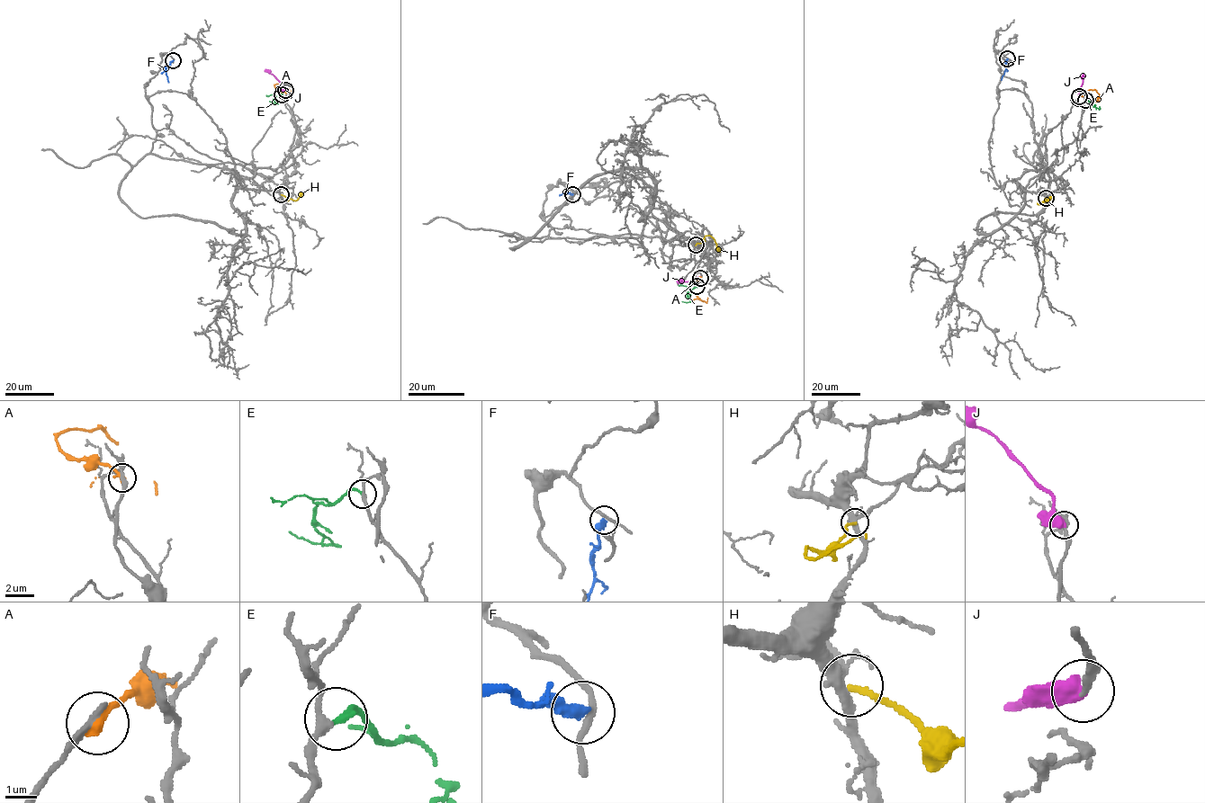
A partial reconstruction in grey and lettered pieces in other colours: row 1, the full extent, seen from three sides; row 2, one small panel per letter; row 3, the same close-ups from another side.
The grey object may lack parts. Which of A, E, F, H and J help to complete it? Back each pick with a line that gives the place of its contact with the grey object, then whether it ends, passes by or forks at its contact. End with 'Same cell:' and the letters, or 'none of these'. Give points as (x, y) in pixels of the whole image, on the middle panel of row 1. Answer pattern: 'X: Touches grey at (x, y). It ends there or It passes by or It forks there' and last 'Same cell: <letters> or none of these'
E: Touches grey at (696, 286). It ends there
J: Touches grey at (700, 278). It ends there
Same cell: E, J

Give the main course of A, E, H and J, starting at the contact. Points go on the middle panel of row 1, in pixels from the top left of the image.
A: (700, 277), (687, 288), (704, 301), (694, 299), (691, 302)
E: (696, 286), (687, 294), (689, 301), (681, 301)
H: (696, 245), (706, 236), (710, 236), (720, 252)
J: (700, 277), (688, 281), (676, 281)

